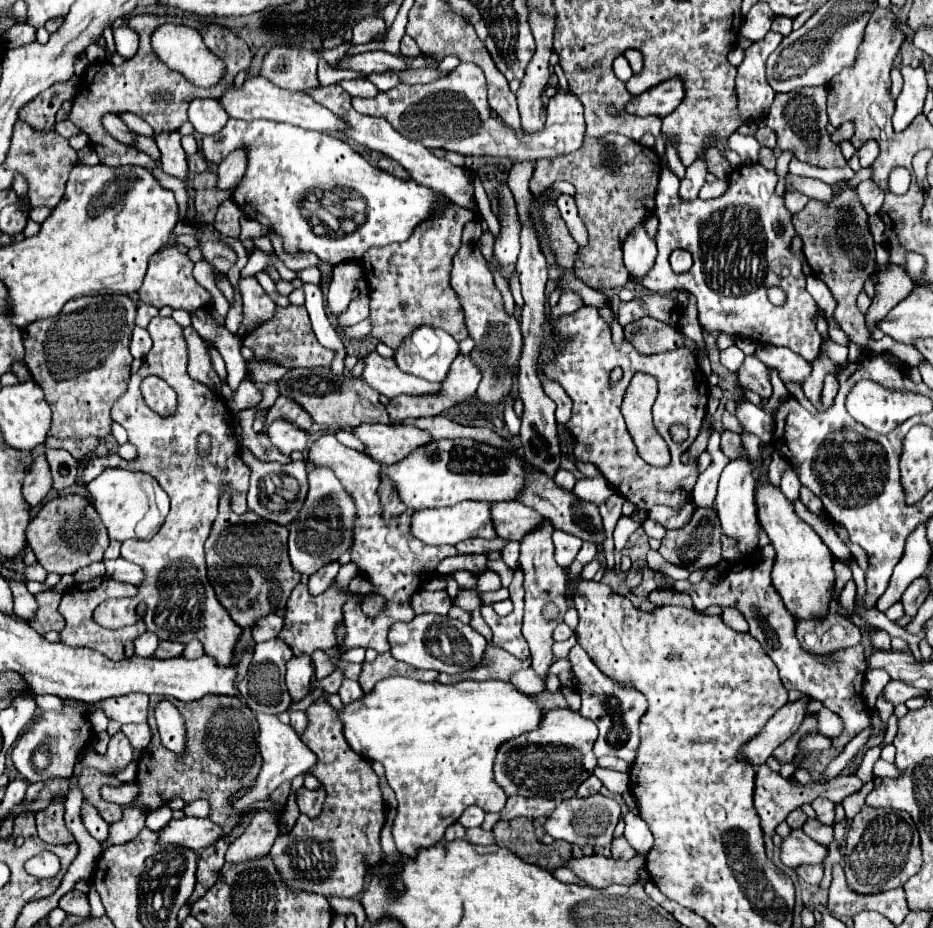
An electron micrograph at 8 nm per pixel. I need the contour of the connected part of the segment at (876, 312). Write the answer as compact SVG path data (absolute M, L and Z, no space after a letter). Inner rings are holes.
M885 265L877 273L875 281L875 297L867 311L867 323L869 329L875 329L875 321L881 321L899 301L903 301L909 291L913 289L911 277L905 273L905 269L899 269L897 265Z

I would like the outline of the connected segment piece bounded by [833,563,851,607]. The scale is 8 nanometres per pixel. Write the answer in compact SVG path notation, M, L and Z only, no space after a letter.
M835 563L833 571L835 571L835 599L833 601L837 601L837 607L839 607L839 593L845 587L845 583L851 579L851 571L843 563Z

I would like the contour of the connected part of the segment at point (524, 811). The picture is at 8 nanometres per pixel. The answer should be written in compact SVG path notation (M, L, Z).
M509 797L505 809L501 811L503 819L515 819L515 817L549 817L549 813L555 809L555 801L543 799L543 797Z

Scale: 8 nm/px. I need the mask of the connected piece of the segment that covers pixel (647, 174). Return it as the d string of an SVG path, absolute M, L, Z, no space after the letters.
M607 135L601 139L585 137L579 151L555 159L539 159L535 163L535 173L529 182L530 191L535 196L540 196L556 181L569 181L577 187L575 201L579 217L589 231L589 245L579 249L573 271L585 285L593 289L627 285L629 273L621 261L621 245L633 227L653 215L659 169L661 165L655 151L625 135Z

